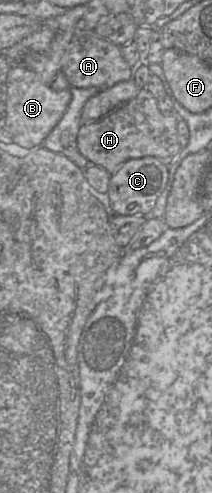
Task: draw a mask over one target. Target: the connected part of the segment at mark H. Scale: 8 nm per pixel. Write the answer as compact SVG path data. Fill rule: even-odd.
M143 88L134 99L100 120L81 125L77 148L91 165L101 167L111 175L130 159L155 157L168 165L182 150L177 136L178 118L175 111L163 114L158 108L158 100Z

